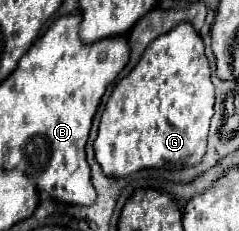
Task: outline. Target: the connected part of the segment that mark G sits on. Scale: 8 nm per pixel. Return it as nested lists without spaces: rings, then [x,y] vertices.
[[[183,22],[175,26],[175,30],[151,42],[137,66],[113,88],[105,104],[99,134],[95,140],[95,158],[103,174],[109,178],[121,178],[143,168],[163,168],[165,164],[179,164],[179,168],[199,164],[207,148],[207,132],[209,120],[213,116],[213,104],[215,88],[211,81],[209,60],[203,52],[203,40],[191,24]]]

